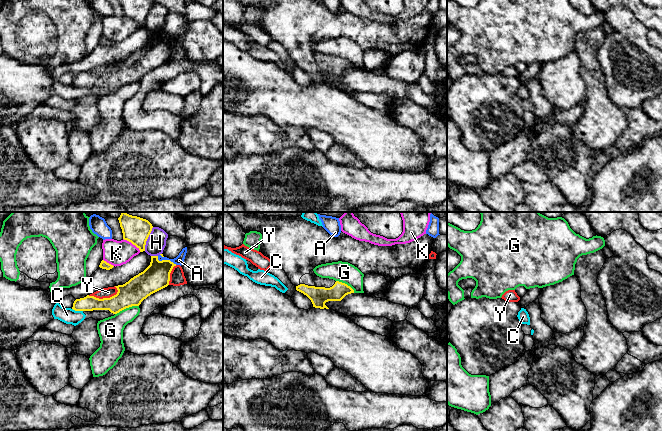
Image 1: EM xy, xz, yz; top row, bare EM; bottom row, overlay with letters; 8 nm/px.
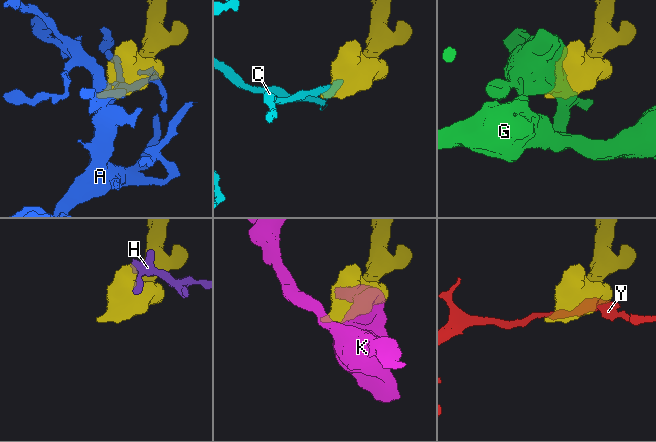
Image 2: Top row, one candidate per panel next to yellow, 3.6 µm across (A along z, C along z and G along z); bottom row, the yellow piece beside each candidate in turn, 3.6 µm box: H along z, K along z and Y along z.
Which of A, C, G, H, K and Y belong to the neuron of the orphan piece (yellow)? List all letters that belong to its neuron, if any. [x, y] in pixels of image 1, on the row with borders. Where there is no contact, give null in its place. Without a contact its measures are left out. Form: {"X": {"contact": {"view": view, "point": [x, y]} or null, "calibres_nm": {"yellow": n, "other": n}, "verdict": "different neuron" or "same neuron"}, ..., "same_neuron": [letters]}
{"A": {"contact": {"view": "xy", "point": [166, 260]}, "calibres_nm": {"yellow": 220, "other": 70}, "verdict": "different neuron"}, "C": {"contact": {"view": "xy", "point": [77, 310]}, "calibres_nm": {"yellow": 130, "other": 130}, "verdict": "different neuron"}, "G": {"contact": {"view": "xy", "point": [126, 307]}, "calibres_nm": {"yellow": 200, "other": 200}, "verdict": "different neuron"}, "H": {"contact": {"view": "xy", "point": [147, 238]}, "calibres_nm": {"yellow": 220, "other": 160}, "verdict": "different neuron"}, "K": {"contact": {"view": "xy", "point": [132, 243]}, "calibres_nm": {"yellow": 220, "other": 200}, "verdict": "different neuron"}, "Y": {"contact": {"view": "xy", "point": [103, 298]}, "calibres_nm": {"yellow": 200, "other": 80}, "verdict": "different neuron"}, "same_neuron": []}

